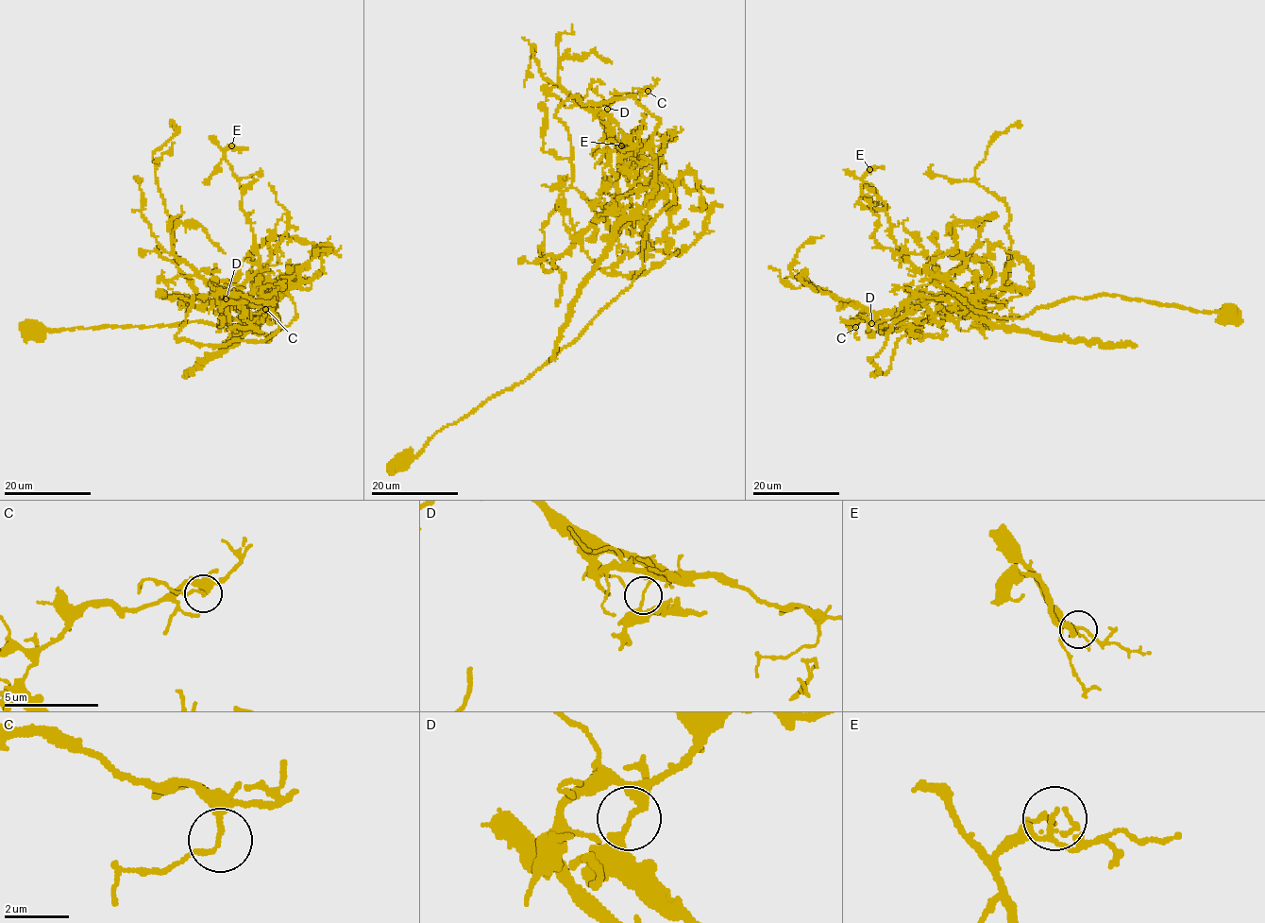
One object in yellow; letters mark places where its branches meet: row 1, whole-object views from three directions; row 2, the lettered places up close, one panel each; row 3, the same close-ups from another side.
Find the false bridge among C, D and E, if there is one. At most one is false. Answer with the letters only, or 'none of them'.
D

